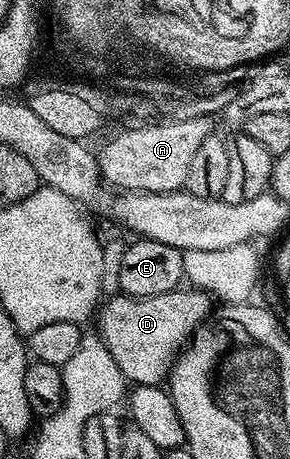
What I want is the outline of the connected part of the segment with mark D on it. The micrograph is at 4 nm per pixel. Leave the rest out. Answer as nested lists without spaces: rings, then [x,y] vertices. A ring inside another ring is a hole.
[[[182,286],[158,296],[138,298],[124,294],[116,295],[110,300],[108,297],[100,305],[95,316],[96,331],[107,346],[107,350],[111,350],[115,366],[119,366],[119,370],[130,385],[164,385],[174,360],[188,344],[193,331],[210,315],[209,293],[201,292],[192,286]]]

